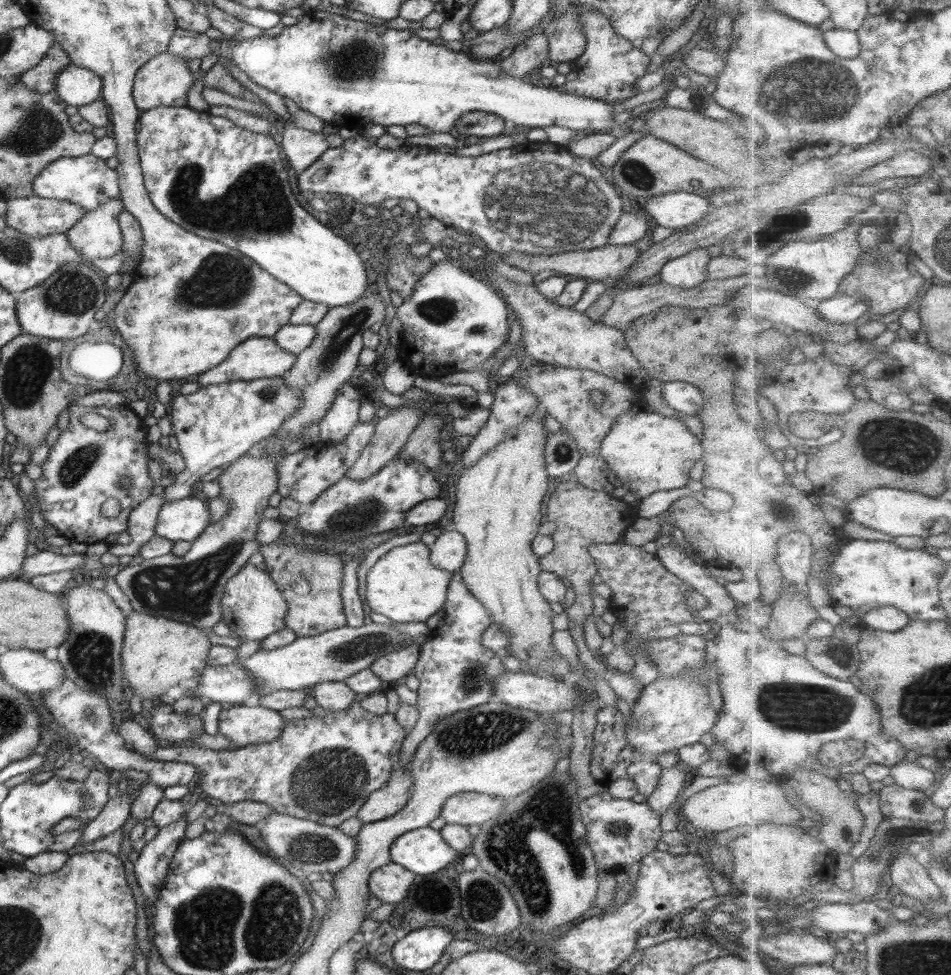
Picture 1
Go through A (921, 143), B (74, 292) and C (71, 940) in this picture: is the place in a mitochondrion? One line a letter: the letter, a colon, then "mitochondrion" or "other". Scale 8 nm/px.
A: other
B: mitochondrion
C: other

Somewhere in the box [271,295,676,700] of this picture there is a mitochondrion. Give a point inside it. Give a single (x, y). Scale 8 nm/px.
(342, 339)

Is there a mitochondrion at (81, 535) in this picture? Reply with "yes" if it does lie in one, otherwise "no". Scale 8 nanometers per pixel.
no

